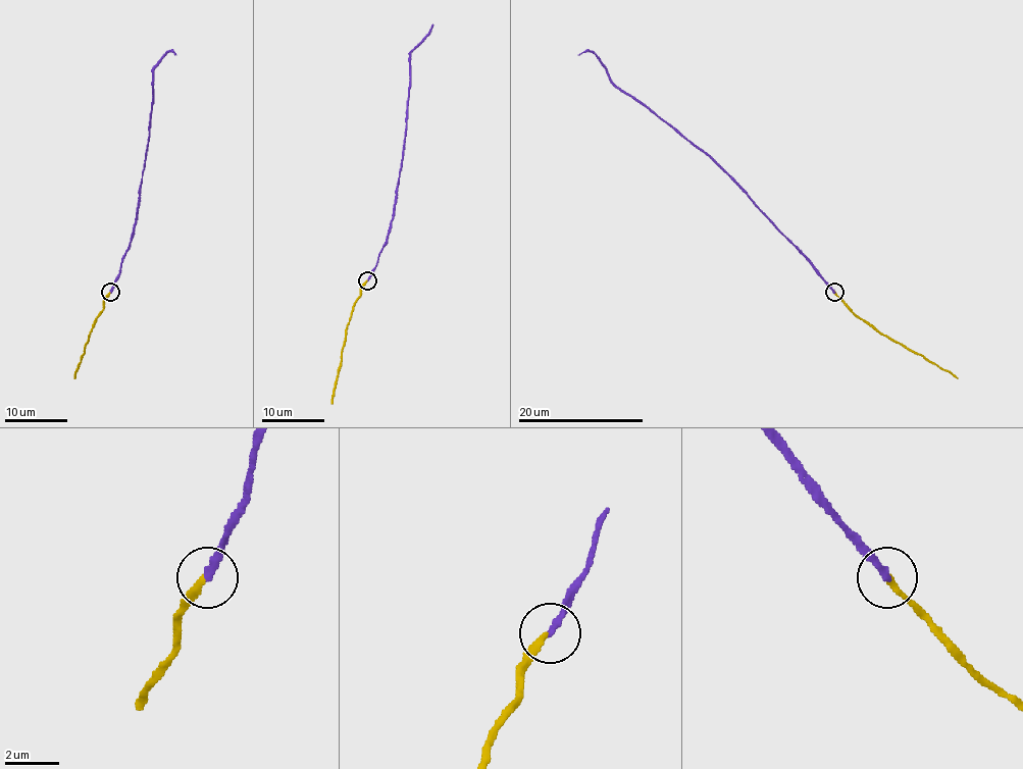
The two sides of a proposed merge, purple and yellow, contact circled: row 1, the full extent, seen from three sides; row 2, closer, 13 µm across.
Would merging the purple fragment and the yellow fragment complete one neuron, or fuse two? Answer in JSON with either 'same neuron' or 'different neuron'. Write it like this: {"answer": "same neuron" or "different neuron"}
{"answer": "same neuron"}

